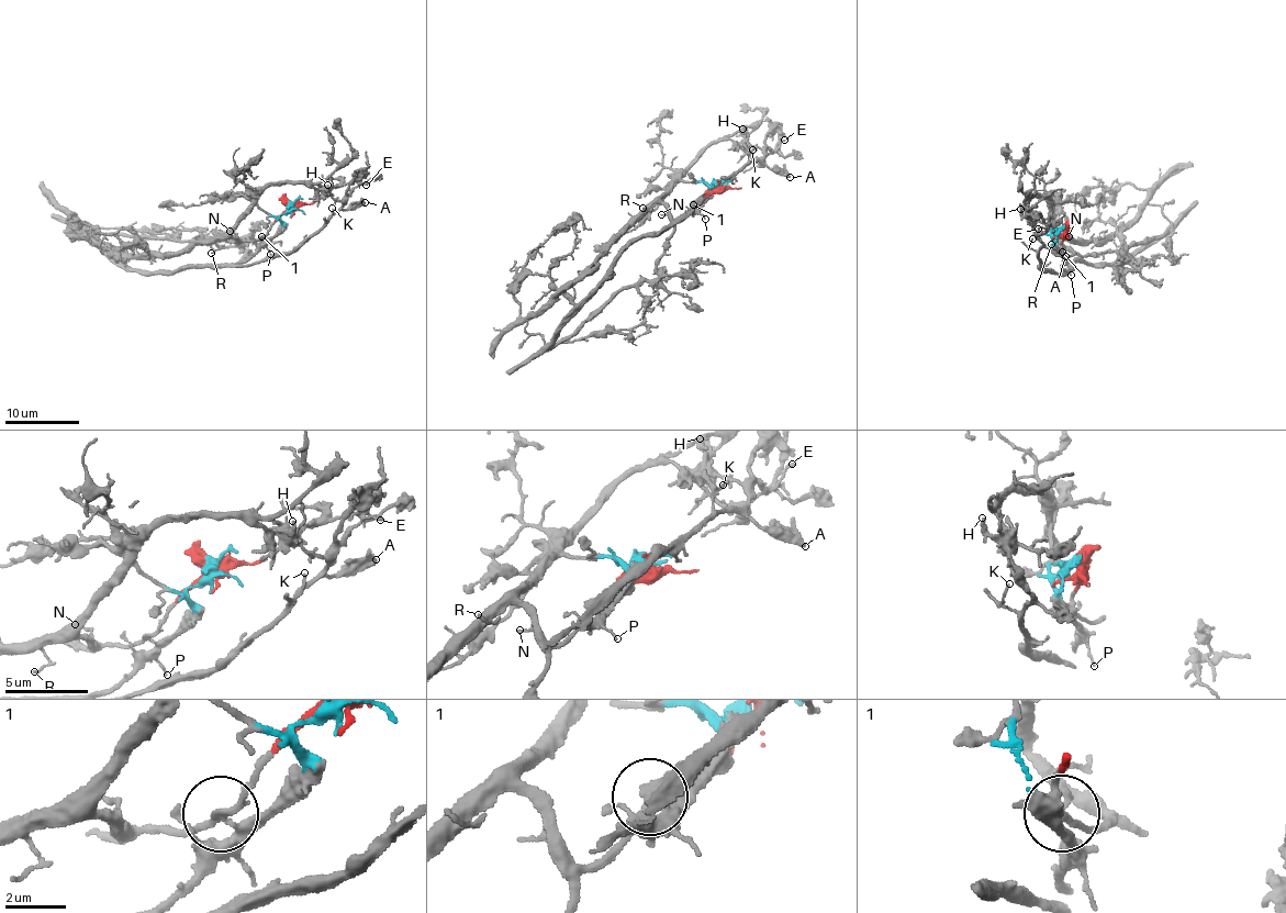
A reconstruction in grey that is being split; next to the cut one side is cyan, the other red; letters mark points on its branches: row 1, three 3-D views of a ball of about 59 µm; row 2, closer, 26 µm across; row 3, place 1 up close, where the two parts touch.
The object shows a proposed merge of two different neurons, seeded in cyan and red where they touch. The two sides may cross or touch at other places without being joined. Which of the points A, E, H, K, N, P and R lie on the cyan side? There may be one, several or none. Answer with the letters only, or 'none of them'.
A, E, H, K, P

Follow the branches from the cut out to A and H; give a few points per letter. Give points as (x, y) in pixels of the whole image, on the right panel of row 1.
A: (1060, 229), (1053, 235), (1064, 262), (1062, 276), (1042, 269), (1039, 249), (1066, 257)
H: (1060, 229), (1053, 235), (1055, 252), (1064, 262), (1062, 276), (1042, 269), (1038, 256), (1039, 237), (1020, 208)

